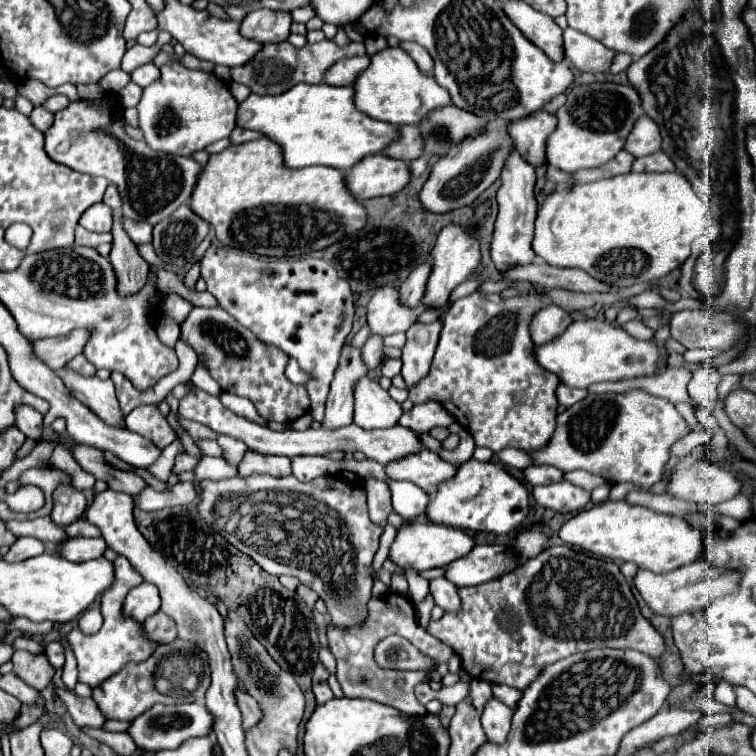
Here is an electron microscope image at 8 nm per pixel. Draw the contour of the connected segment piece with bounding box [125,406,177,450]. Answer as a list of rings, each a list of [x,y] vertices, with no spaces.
[[[139,406],[125,418],[125,428],[149,438],[161,450],[177,436],[157,406]]]

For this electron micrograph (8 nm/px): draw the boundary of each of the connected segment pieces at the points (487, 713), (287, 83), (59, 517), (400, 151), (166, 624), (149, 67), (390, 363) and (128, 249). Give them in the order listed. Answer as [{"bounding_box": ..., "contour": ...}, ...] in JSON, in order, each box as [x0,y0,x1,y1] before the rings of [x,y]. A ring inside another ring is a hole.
[{"bounding_box":[481,698,513,742],"contour":[[[491,698],[491,702],[487,702],[481,716],[481,724],[489,742],[507,740],[507,734],[511,730],[511,716],[513,716],[513,710],[507,708],[503,702],[499,702],[497,698]]]},{"bounding_box":[231,40,365,94],"contour":[[[323,40],[317,44],[307,44],[303,50],[297,50],[289,42],[279,42],[279,44],[265,44],[253,60],[249,60],[243,66],[231,68],[231,78],[235,82],[241,82],[251,88],[255,94],[283,94],[289,88],[293,88],[299,82],[305,84],[319,84],[323,82],[323,74],[341,58],[351,58],[351,56],[363,56],[365,46],[361,42],[351,42],[345,48],[339,48],[333,40]]]},{"bounding_box":[51,484,87,526],"contour":[[[61,484],[53,492],[53,512],[51,512],[51,518],[53,518],[55,524],[67,526],[67,524],[75,522],[77,518],[81,518],[85,508],[87,508],[87,500],[85,500],[83,492],[77,490],[75,486]]]},{"bounding_box":[385,126,423,162],"contour":[[[401,126],[399,132],[403,134],[403,138],[399,138],[399,142],[393,142],[385,150],[385,156],[405,160],[405,162],[411,162],[411,160],[419,158],[423,154],[421,130],[417,126]]]},{"bounding_box":[143,612,177,644],"contour":[[[157,612],[151,618],[147,618],[147,622],[143,622],[143,632],[149,642],[157,642],[157,644],[171,642],[177,636],[175,622],[167,618],[163,612]]]},{"bounding_box":[131,64,159,86],"contour":[[[145,64],[145,66],[139,66],[137,70],[133,70],[131,72],[131,80],[135,82],[135,84],[139,84],[139,86],[149,86],[151,82],[155,82],[155,80],[159,80],[159,66],[155,66],[155,64]]]},{"bounding_box":[381,358,401,378],"contour":[[[387,358],[385,362],[383,362],[383,366],[381,366],[381,370],[383,370],[383,376],[387,376],[387,378],[393,378],[393,376],[397,376],[399,372],[401,372],[401,360],[397,358]]]},{"bounding_box":[109,218,149,296],"contour":[[[113,218],[113,250],[109,254],[109,262],[117,276],[117,290],[123,296],[137,294],[149,278],[149,264],[139,256],[131,238],[127,238],[123,226],[119,226],[119,218]]]}]

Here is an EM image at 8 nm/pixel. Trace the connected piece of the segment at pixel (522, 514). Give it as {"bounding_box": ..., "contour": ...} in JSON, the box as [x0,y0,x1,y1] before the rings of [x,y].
{"bounding_box":[425,458,529,534],"contour":[[[471,458],[457,468],[453,478],[439,484],[437,492],[431,496],[425,508],[425,518],[429,522],[461,530],[509,534],[525,522],[529,514],[527,500],[529,500],[527,488],[511,474],[507,474],[501,464],[477,462]]]}

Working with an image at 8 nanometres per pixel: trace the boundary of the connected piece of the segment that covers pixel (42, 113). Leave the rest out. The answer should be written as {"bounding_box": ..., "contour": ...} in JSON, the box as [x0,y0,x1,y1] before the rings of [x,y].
{"bounding_box":[31,106,55,132],"contour":[[[43,106],[35,108],[33,114],[31,114],[31,122],[33,122],[41,132],[45,132],[45,130],[53,124],[53,120],[55,120],[55,116],[53,116],[49,110],[43,110]]]}

